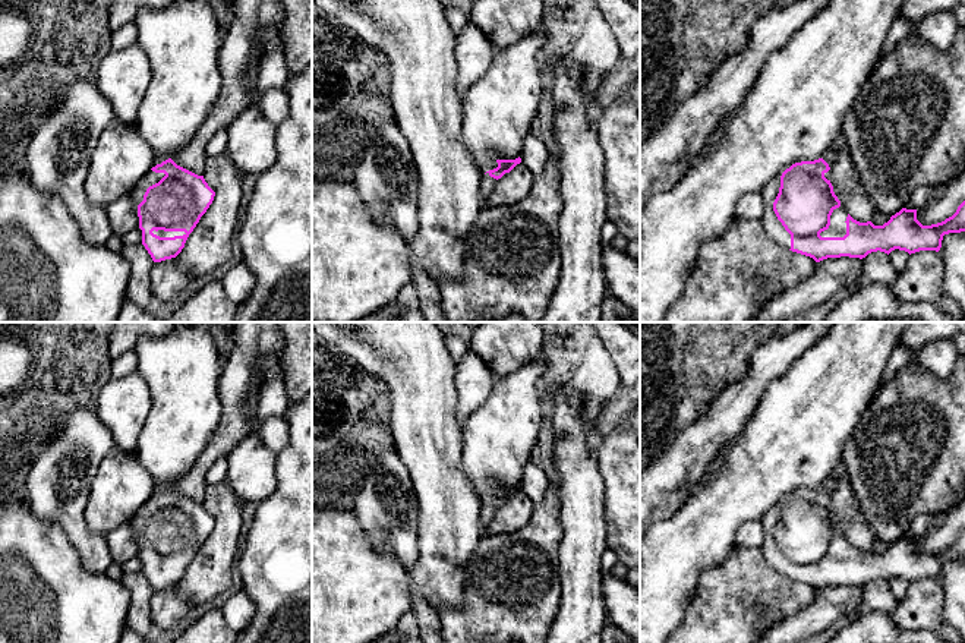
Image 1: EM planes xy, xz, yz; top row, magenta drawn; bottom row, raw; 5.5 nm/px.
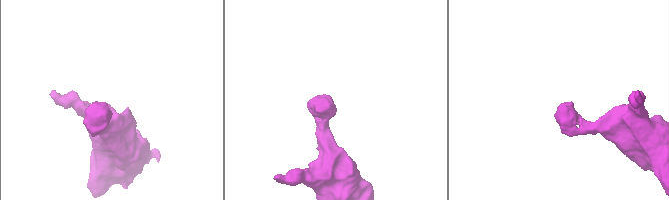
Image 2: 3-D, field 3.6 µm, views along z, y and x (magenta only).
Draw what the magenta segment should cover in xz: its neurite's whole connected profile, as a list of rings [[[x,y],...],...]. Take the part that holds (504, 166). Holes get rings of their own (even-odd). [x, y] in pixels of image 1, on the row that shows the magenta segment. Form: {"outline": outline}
{"outline": [[[521,158],[515,160],[496,160],[498,167],[493,170],[486,171],[493,179],[501,179],[505,173],[510,173],[517,164],[521,163]]]}

